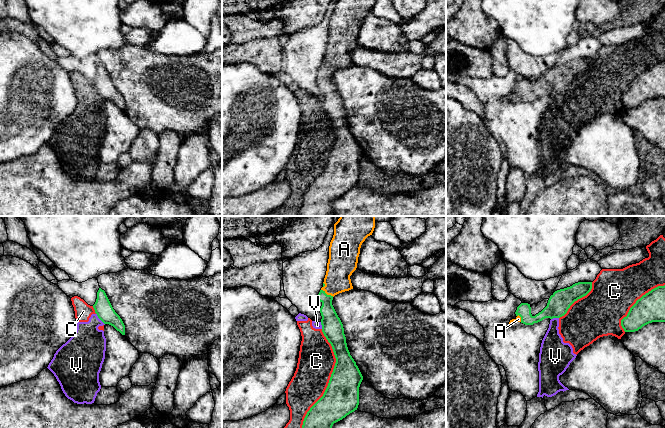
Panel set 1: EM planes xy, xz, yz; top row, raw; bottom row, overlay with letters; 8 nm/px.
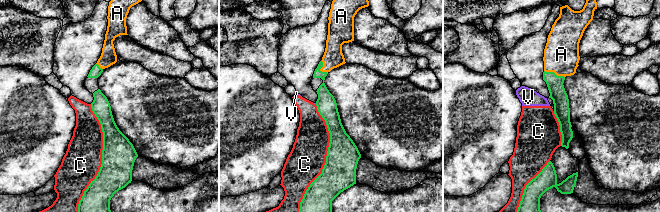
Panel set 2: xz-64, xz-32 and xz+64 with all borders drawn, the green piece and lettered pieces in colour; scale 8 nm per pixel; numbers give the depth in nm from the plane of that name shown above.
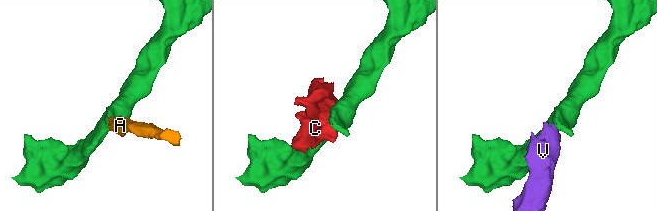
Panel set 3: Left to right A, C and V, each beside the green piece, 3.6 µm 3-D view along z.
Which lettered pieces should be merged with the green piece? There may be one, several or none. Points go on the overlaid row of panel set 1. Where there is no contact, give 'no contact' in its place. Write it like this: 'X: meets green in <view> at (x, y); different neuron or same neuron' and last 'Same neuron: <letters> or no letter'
A: meets green in xz at (326, 294); same neuron
C: meets green in xz at (330, 378); different neuron
V: meets green in xy at (99, 318); different neuron
Same neuron: A

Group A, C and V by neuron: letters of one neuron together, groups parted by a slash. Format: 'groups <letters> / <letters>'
groups A / C V

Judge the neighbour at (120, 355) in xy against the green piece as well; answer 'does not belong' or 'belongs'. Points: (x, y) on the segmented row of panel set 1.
does not belong

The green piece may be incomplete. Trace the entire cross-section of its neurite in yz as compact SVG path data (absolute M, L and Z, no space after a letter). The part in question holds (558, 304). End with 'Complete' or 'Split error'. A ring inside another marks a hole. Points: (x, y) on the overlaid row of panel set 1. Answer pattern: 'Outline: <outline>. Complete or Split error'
Outline: M578 282L555 291L549 299L544 299L537 304L521 303L515 312L517 317L510 320L509 324L521 322L525 325L533 325L545 318L560 318L567 313L575 301L586 296L591 289L592 282Z. Split error

